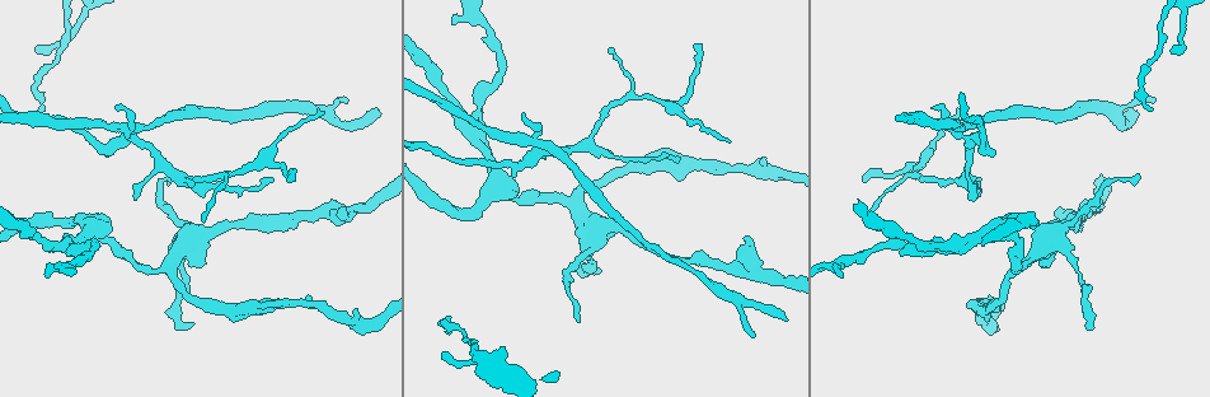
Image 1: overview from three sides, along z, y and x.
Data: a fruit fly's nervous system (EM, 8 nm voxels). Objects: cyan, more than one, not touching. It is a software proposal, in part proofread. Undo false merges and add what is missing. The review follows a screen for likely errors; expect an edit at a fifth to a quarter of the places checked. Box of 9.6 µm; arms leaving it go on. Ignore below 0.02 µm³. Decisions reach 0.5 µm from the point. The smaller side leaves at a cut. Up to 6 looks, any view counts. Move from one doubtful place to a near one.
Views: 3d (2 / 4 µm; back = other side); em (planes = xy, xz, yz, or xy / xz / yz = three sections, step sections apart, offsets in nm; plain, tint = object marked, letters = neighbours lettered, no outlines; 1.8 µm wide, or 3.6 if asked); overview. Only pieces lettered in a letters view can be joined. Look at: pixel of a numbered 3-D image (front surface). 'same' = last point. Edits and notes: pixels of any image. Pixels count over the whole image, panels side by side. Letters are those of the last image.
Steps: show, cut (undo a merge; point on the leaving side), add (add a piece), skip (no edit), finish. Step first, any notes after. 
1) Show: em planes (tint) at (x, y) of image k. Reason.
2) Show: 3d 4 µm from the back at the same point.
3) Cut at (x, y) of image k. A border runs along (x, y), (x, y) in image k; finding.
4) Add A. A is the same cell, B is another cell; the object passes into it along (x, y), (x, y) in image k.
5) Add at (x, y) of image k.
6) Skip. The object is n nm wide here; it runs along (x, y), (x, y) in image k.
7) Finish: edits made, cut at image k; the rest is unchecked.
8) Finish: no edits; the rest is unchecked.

Show: 3d 4 µm at (926, 160) of image 1. A fork.

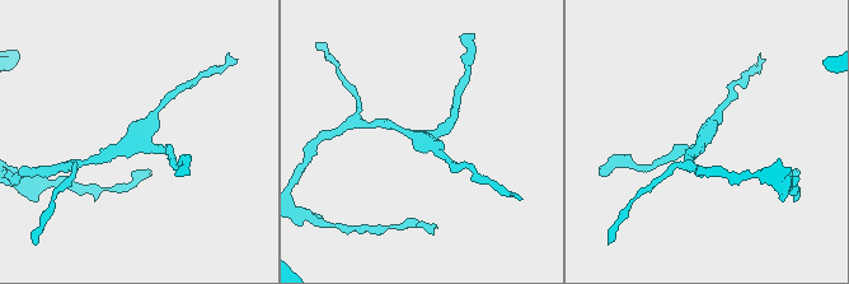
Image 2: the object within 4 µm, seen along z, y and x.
Show: em xy step 4 (tint) at (423, 141) of image 2.

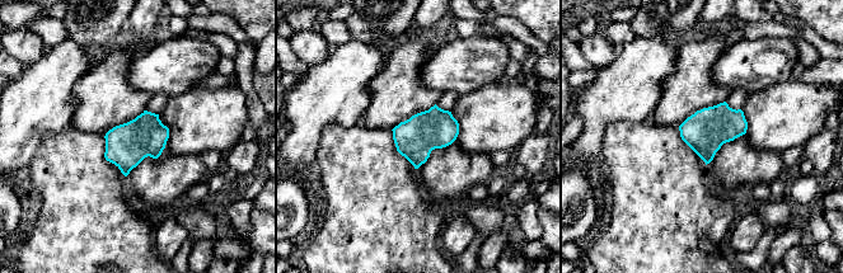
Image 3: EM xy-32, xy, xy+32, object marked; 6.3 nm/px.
Show: em xy step 4 (letters) at the same point.

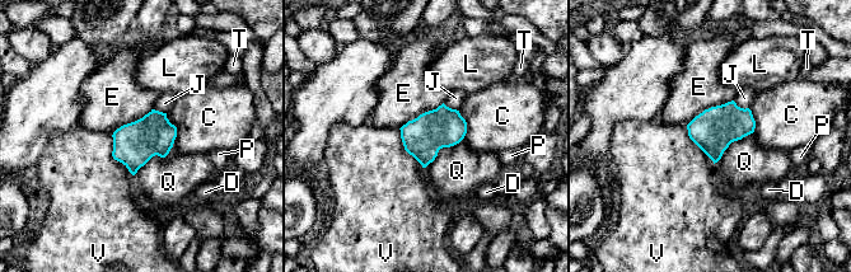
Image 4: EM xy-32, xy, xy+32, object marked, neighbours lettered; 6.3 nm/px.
Skip. The longest contact is with E, 340 nm; C, D, E, J, L, P, Q, T and V are other cells; one cell here.

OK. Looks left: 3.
Show: em planes (plain) at (190, 231) of image 1. Calibre changes.

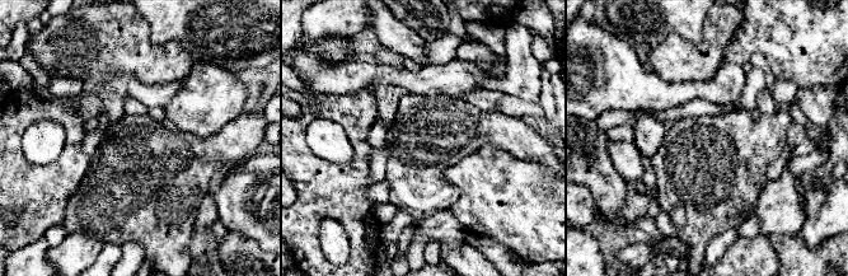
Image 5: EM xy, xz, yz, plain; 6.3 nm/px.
Show: em planes (tint) at the same point.

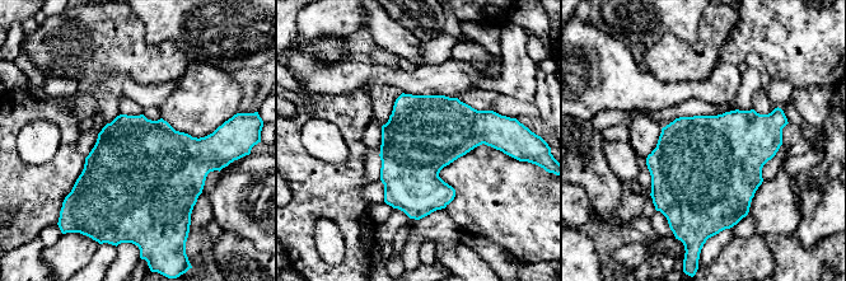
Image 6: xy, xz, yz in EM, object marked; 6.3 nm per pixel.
Show: em planes (letters) at the same point. See the neighbours.

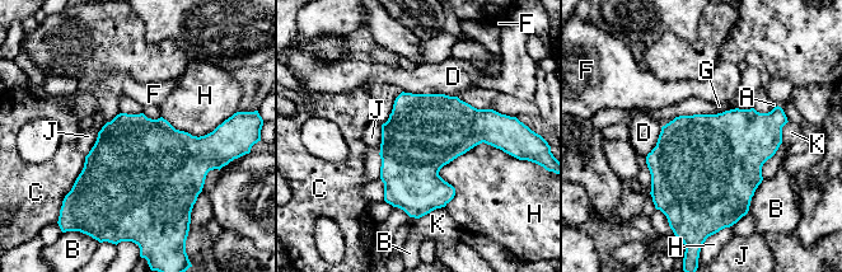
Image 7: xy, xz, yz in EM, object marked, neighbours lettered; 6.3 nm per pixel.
Skip. The object is 480 nm wide here; A, B, C, D, F, G, H, J and K are other cells; a border runs along (143, 112), (151, 118), (160, 117) in image 7; continuous, no second cell.

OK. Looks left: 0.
Finish: no edits; the rest is unchecked.

